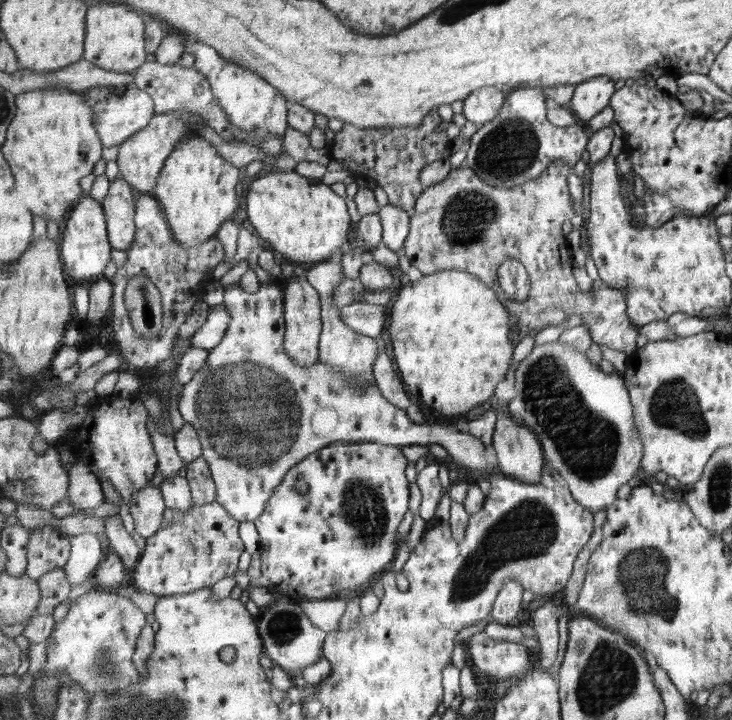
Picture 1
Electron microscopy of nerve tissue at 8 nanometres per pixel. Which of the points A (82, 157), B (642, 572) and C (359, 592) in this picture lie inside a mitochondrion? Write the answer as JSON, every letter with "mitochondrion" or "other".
{"A":"mitochondrion","B":"mitochondrion","C":"other"}

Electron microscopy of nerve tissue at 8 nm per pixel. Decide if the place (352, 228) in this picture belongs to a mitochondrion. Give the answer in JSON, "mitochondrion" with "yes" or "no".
{"mitochondrion":"no"}

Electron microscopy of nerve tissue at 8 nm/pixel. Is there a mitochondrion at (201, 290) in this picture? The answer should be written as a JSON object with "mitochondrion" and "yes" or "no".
{"mitochondrion":"no"}

